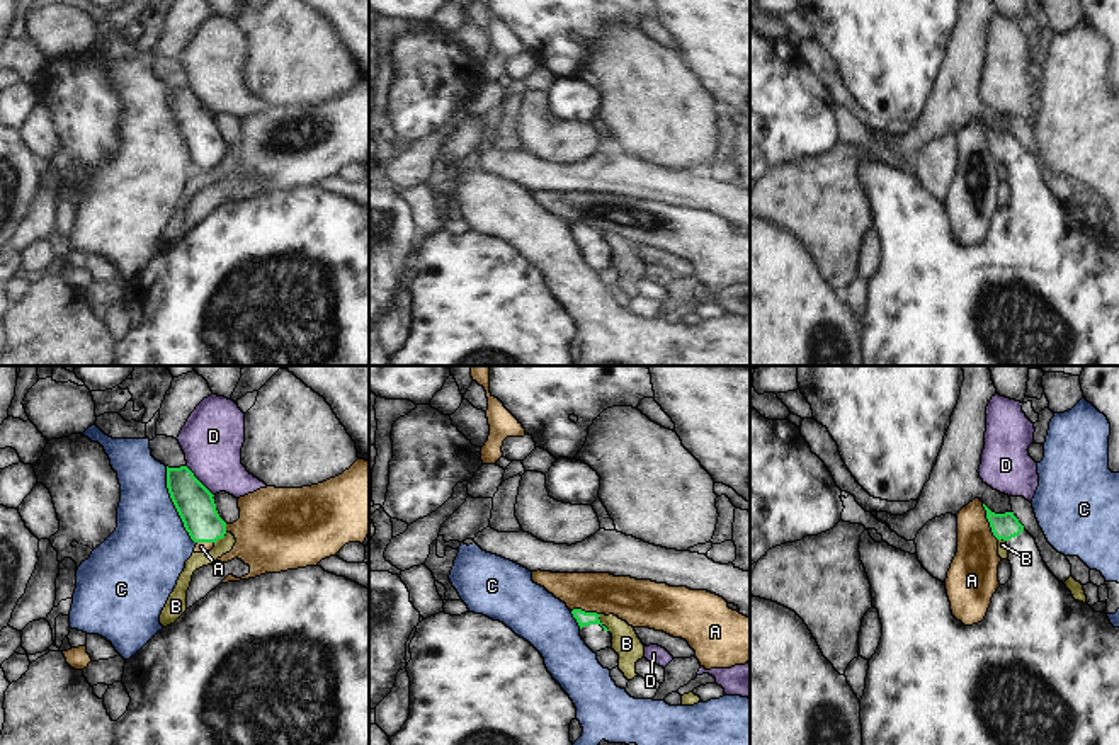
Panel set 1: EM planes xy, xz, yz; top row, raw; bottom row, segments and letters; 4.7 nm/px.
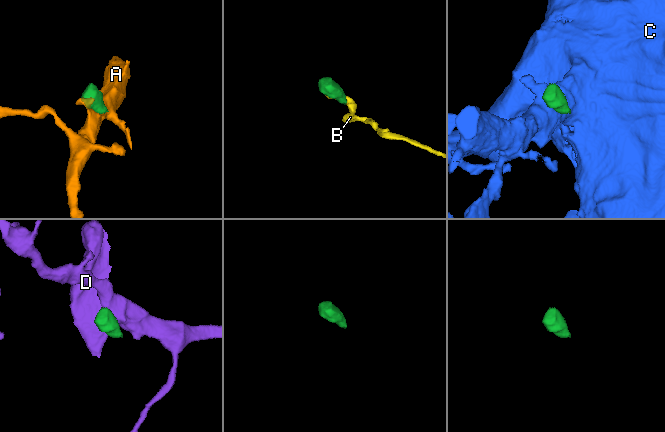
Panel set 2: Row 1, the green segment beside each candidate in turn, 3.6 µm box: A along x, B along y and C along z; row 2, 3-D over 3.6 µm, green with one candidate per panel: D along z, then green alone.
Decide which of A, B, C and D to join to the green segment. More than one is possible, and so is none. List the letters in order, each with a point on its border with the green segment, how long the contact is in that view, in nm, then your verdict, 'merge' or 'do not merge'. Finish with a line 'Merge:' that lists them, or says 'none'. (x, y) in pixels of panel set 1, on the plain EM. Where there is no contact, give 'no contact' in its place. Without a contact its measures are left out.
A: yz (988, 140) | 190 nm | do not merge
B: xz (601, 242) | 90 nm | do not merge
C: xy (174, 123) | 400 nm | do not merge
D: xy (198, 99) | 200 nm | do not merge
Merge: none

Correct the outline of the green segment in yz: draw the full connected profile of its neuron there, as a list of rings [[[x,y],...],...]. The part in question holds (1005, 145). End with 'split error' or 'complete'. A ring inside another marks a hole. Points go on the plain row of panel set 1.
[[[985,122],[986,138],[993,155],[1008,165],[1012,196],[991,216],[985,238],[964,245],[952,235],[946,202],[934,197],[918,180],[917,173],[905,172],[881,160],[876,162],[869,150],[861,153],[859,172],[866,187],[872,226],[878,228],[883,255],[866,296],[861,318],[862,366],[1119,366],[1119,247],[1114,247],[1105,231],[1095,231],[1088,223],[1073,218],[1042,180],[1036,158],[1024,148],[1014,131],[995,133]]] | split error

